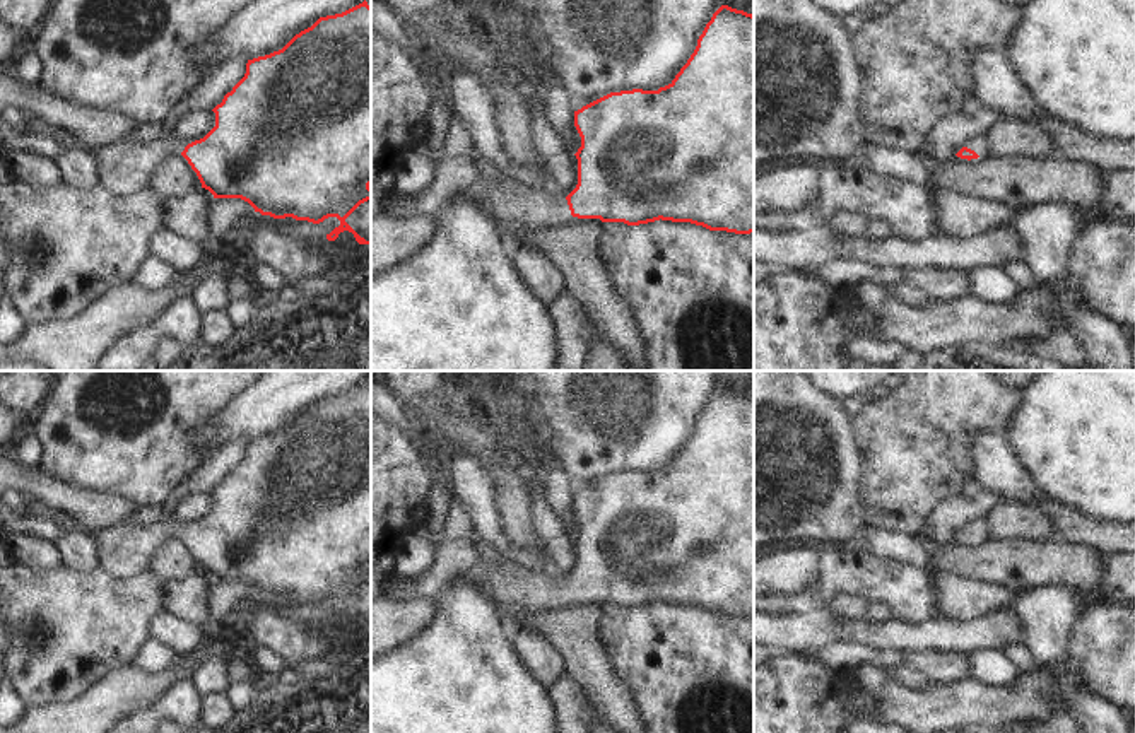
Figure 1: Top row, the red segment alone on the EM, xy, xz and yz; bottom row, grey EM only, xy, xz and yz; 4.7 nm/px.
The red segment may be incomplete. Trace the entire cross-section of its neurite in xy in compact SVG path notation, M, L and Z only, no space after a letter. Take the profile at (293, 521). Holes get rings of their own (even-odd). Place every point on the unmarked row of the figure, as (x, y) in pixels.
M362 386L335 398L320 400L296 417L282 432L248 443L244 460L214 492L215 509L200 523L185 528L174 516L152 526L116 526L96 533L103 552L103 569L118 578L138 578L152 571L159 550L183 538L197 555L202 571L214 581L241 581L255 595L273 601L292 600L320 607L337 600L340 608L326 617L335 624L349 613L359 627L369 627L345 601L371 583L371 390Z

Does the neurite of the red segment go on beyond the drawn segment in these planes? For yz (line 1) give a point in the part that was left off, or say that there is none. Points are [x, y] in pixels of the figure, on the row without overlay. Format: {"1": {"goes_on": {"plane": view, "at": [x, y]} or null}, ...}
{"1": {"goes_on": {"plane": "yz", "at": [976, 528]}}}

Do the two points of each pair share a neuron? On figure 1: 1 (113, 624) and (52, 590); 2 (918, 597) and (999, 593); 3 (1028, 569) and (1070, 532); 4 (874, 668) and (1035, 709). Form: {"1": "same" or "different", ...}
{"1": "same", "2": "different", "3": "different", "4": "same"}

